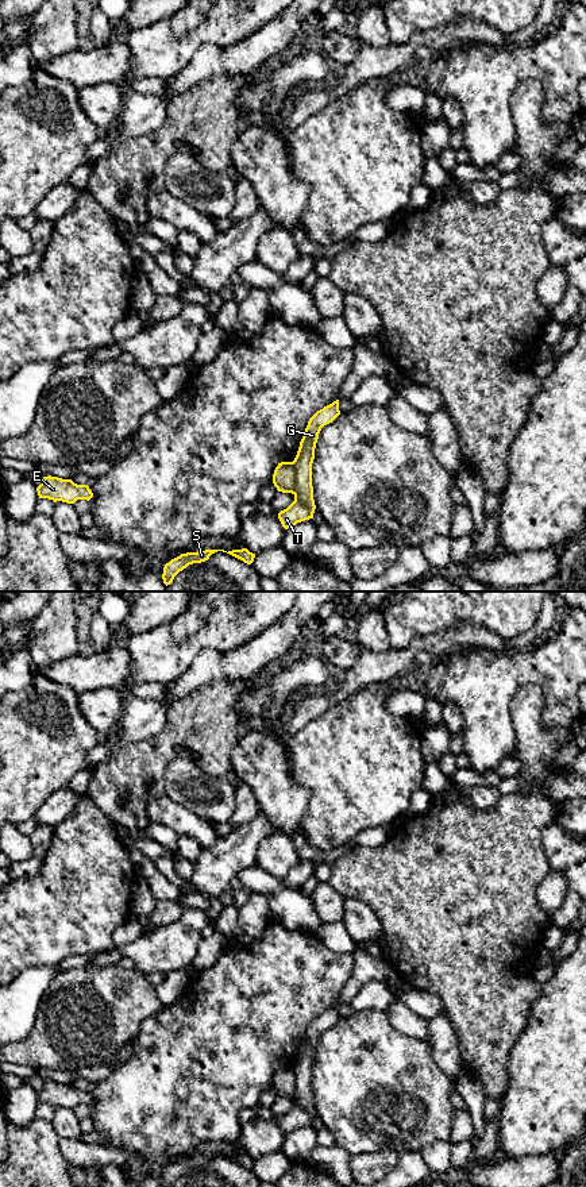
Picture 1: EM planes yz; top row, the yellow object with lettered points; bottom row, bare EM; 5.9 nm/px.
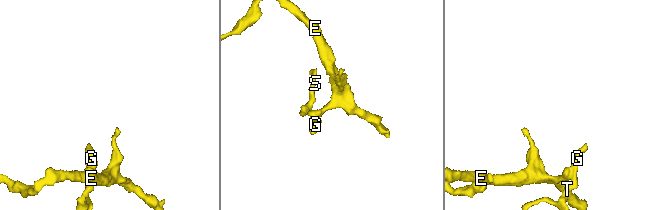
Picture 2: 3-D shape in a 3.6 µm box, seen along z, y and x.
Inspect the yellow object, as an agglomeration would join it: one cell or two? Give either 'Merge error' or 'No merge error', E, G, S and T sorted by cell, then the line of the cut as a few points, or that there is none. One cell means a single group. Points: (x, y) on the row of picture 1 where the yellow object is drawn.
Merge error. Groups: E / G S T. Split along yz (292, 462), (295, 493)

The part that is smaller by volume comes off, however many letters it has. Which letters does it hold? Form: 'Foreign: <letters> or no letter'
Foreign: E

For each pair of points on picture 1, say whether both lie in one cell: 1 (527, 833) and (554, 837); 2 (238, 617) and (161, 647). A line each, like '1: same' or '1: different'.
1: different
2: same

